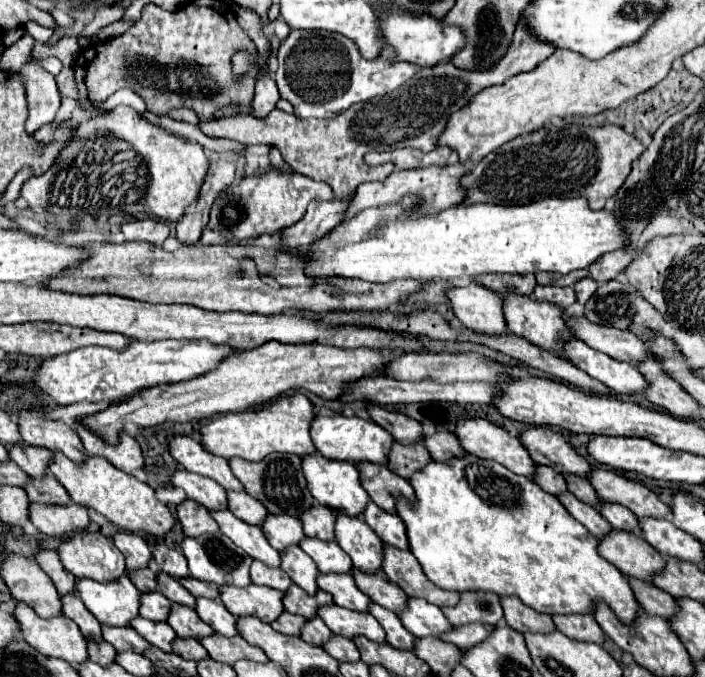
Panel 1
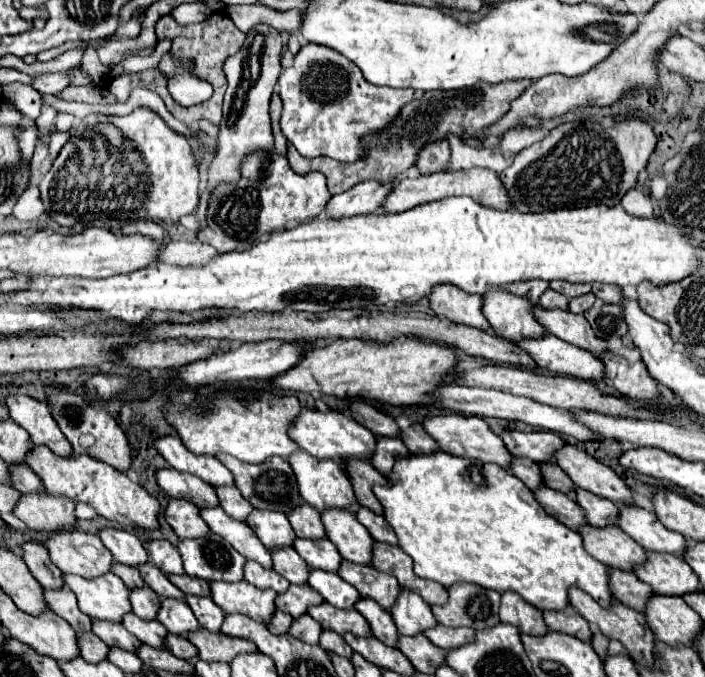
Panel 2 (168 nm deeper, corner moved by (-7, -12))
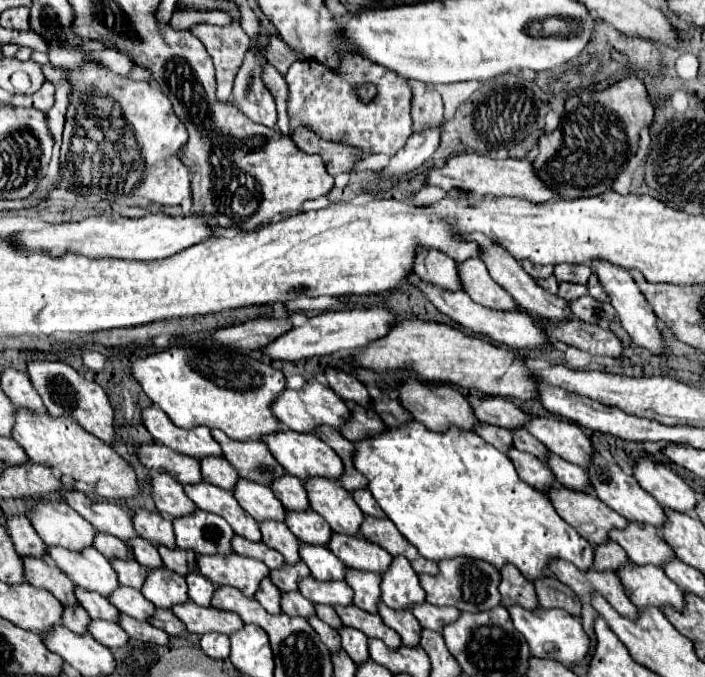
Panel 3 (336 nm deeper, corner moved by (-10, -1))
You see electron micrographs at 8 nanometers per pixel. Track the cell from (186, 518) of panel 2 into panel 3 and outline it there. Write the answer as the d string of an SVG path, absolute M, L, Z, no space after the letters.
M166 473L152 477L152 497L162 515L184 517L196 511L196 505L190 501L184 487Z

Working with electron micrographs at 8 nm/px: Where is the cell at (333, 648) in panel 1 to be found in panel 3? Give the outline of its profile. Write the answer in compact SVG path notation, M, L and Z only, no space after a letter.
M316 605L316 615L318 615L324 623L328 623L330 627L334 627L334 629L340 629L340 627L342 627L342 621L340 621L338 613L334 611L334 607L328 607L328 605Z

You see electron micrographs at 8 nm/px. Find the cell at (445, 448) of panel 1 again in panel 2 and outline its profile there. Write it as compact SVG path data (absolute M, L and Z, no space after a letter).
M409 426L409 428L401 430L401 432L399 432L399 438L401 438L403 444L405 444L411 452L415 452L415 454L417 454L417 452L427 454L427 452L431 452L431 450L437 448L435 440L433 440L427 432L423 432L419 426Z

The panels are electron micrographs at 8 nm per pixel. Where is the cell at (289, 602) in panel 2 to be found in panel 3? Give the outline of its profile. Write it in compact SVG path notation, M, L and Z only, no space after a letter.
M298 561L296 565L286 563L282 569L272 571L270 579L282 593L290 593L290 591L298 591L298 583L310 575L312 575L310 569L302 561Z

